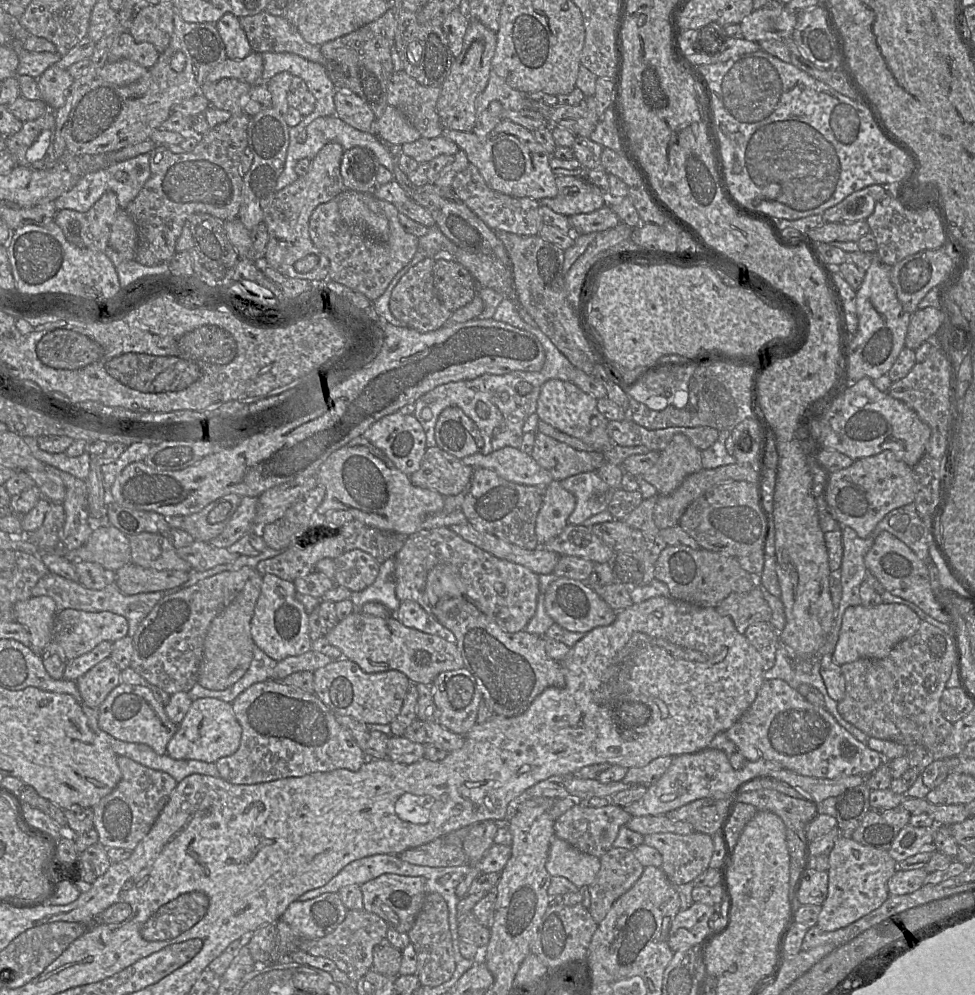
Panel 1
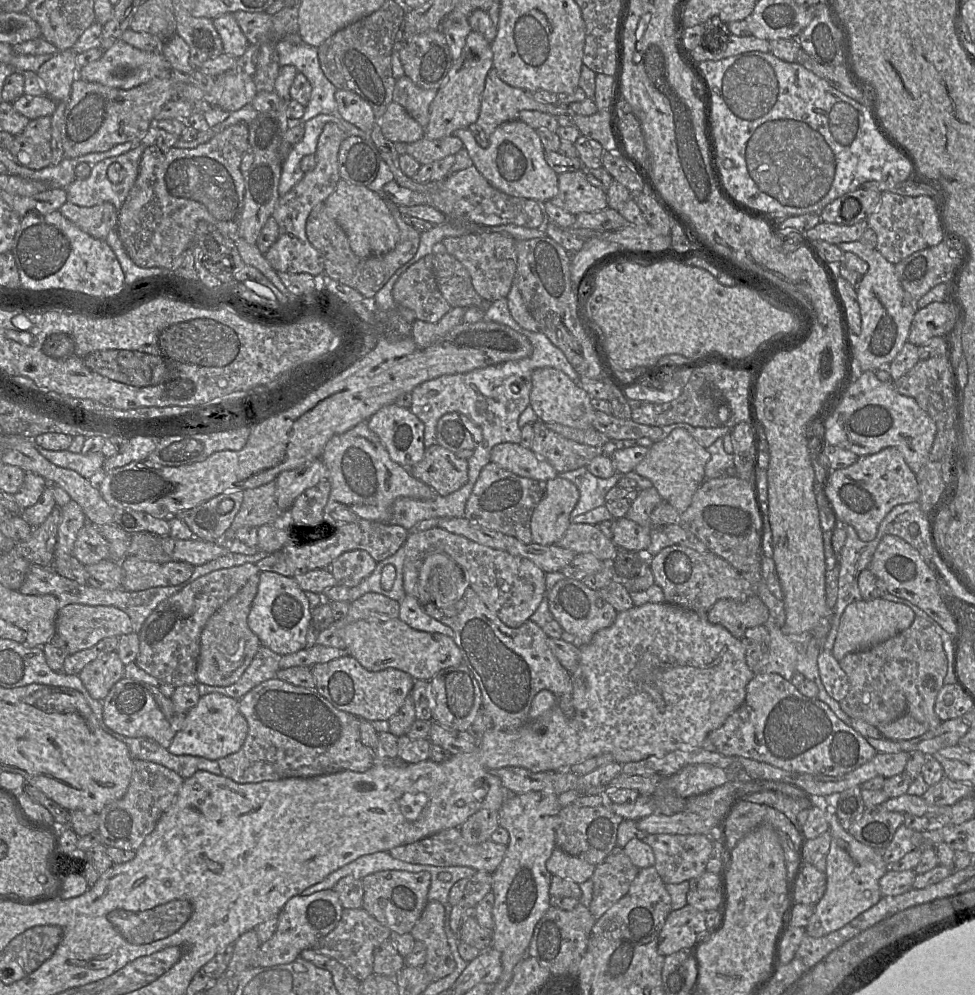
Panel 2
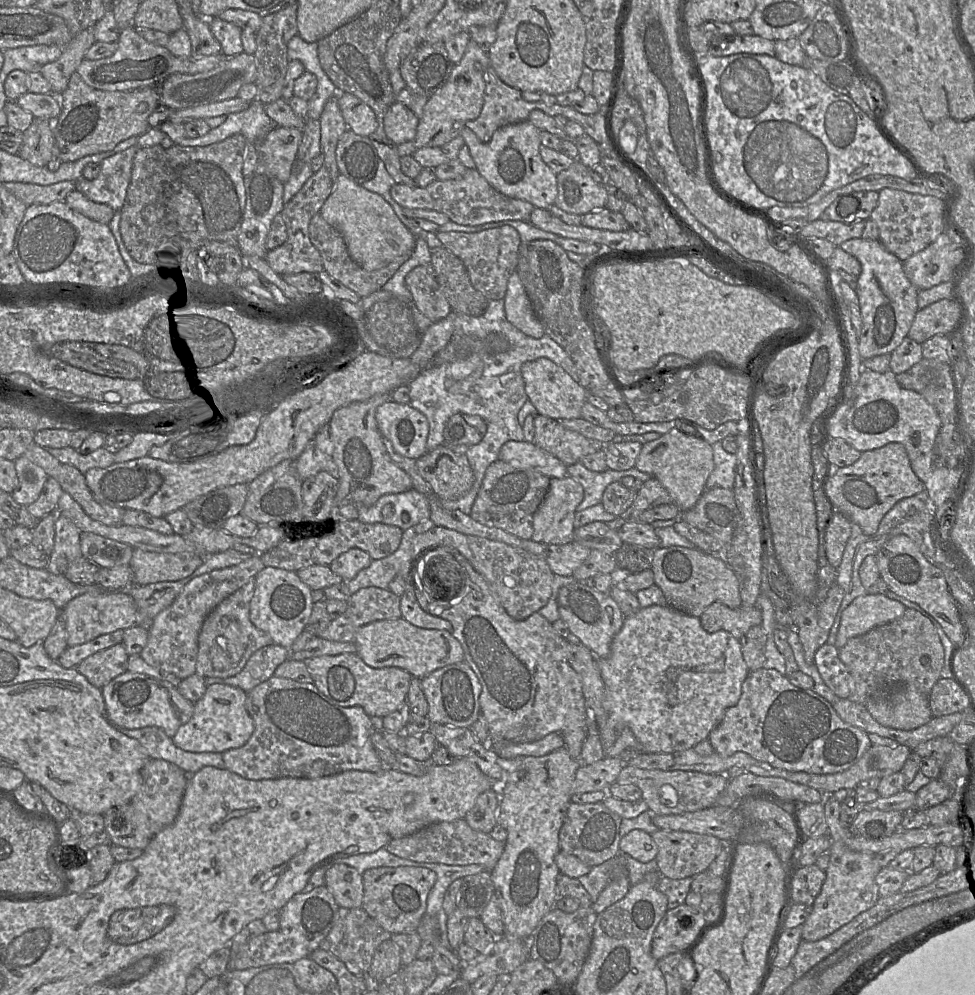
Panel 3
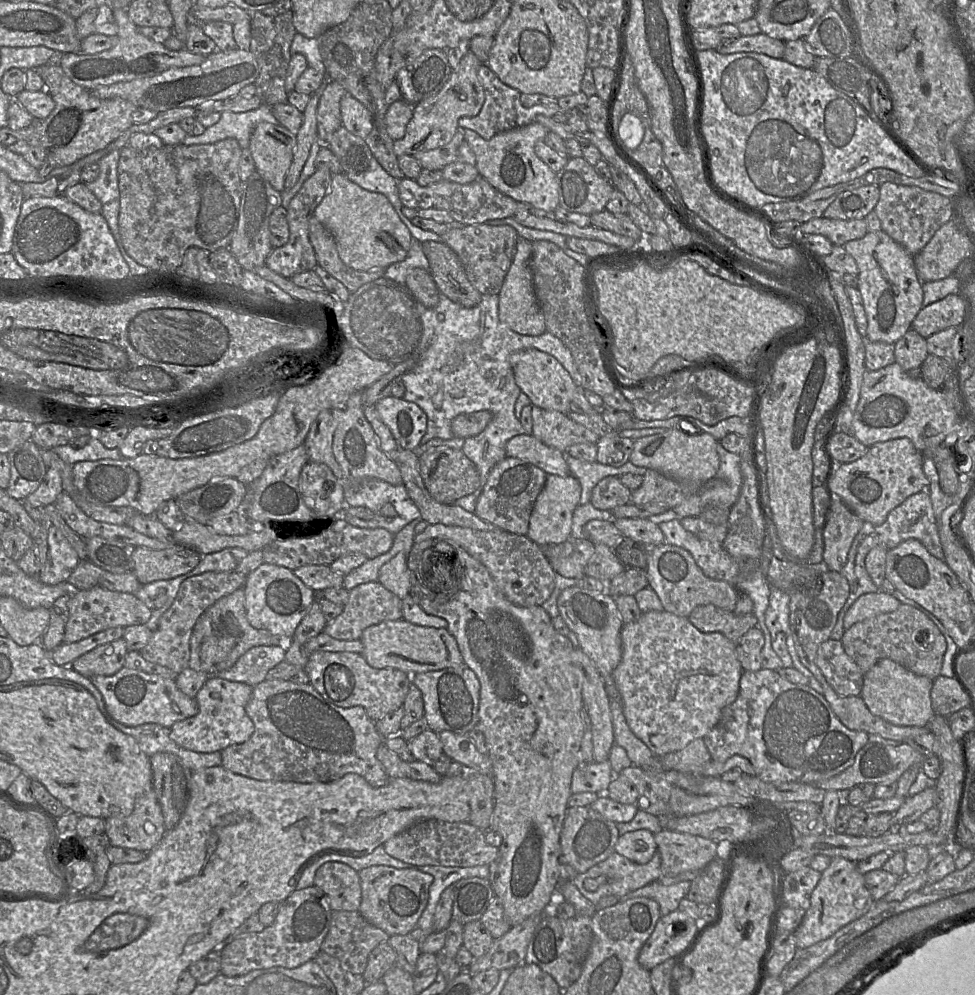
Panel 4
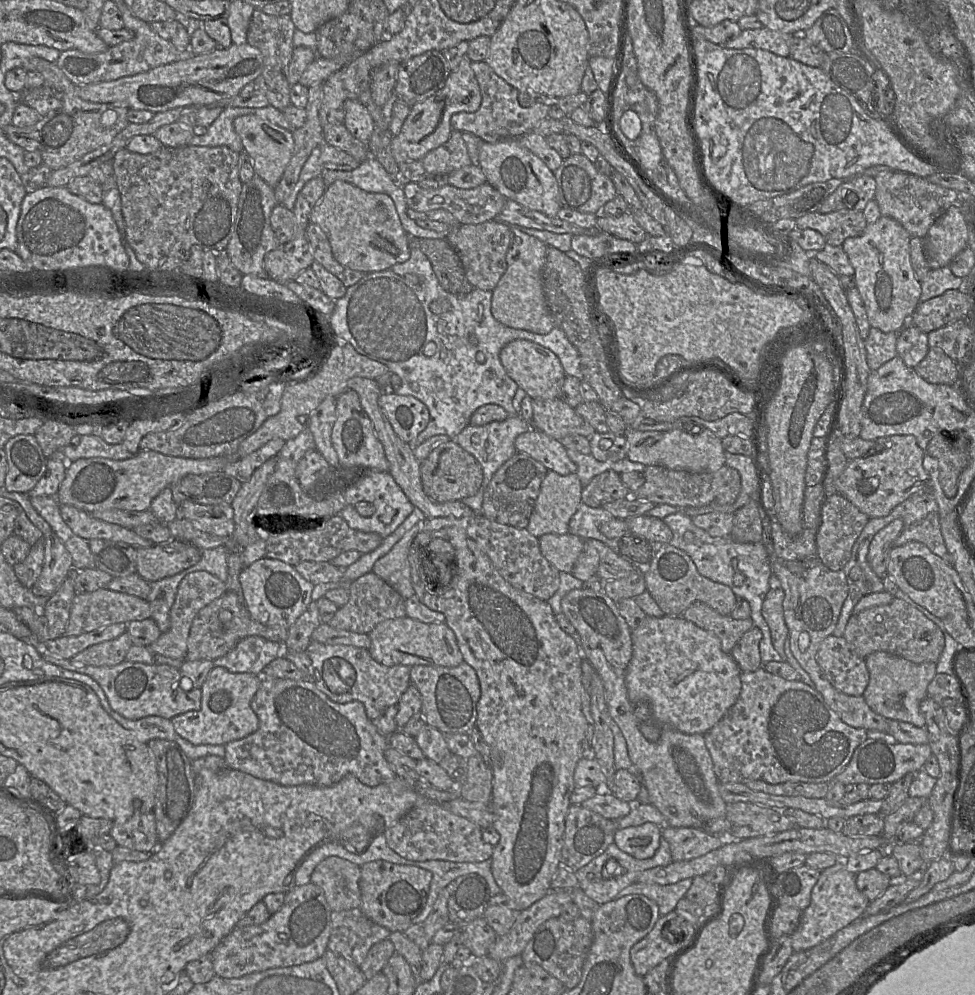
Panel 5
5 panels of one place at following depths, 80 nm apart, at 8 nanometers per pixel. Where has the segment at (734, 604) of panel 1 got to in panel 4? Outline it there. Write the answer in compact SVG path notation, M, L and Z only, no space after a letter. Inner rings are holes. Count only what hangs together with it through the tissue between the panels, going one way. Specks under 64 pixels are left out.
M712 604L695 607L688 619L701 632L722 633L733 643L737 643L749 629L757 627L758 622L753 613L736 615Z

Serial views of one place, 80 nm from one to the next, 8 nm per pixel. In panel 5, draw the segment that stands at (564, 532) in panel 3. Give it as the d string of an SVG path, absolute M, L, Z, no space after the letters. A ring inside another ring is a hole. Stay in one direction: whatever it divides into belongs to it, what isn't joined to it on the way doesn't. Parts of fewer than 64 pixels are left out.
M548 470L540 487L527 530L539 538L548 533L566 534L570 519L582 503L577 473L560 475Z

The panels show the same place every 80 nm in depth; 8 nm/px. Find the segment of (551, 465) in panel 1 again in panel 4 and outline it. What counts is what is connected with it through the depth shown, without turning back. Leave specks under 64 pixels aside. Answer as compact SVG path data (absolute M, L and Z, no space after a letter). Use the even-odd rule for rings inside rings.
M533 405L532 418L532 435L561 452L566 452L573 444L596 444L600 438L592 430L570 419L567 413Z

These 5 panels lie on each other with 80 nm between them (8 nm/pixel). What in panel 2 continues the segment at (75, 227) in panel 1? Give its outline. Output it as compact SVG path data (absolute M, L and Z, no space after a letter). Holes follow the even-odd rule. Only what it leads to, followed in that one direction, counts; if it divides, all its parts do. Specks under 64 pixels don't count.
M66 201L59 211L82 231L97 239L106 240L109 232L117 228L118 211L109 202L81 207Z

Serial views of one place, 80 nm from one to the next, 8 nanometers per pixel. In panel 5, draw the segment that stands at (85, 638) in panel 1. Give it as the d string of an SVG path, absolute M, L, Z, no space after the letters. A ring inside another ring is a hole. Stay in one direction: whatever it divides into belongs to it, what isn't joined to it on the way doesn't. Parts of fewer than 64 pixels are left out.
M101 588L94 592L77 593L74 597L66 636L78 636L116 623L130 623L151 618L148 601L127 593Z

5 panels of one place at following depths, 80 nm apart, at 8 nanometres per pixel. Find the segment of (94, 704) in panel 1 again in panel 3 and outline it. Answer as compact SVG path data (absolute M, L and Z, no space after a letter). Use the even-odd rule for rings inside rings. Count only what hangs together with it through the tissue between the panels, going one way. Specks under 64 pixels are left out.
M122 643L84 659L76 668L95 687L101 689L127 670L128 654Z

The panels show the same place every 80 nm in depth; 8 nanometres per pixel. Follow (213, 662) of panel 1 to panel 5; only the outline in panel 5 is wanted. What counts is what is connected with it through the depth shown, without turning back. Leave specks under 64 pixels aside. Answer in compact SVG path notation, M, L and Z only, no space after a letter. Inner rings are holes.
M227 591L202 608L193 619L188 640L186 660L211 660L226 655L235 645L248 636L260 636L269 641L284 643L288 629L268 626L254 620L237 593Z

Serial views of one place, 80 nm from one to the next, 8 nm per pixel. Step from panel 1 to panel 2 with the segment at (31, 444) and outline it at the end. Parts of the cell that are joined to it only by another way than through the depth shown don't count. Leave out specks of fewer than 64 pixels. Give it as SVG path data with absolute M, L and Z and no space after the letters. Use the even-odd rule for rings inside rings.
M35 442L38 452L51 463L66 469L71 469L98 487L98 479L104 472L103 465L105 457L102 452L83 455L81 453L73 453L69 450L51 451L42 448Z

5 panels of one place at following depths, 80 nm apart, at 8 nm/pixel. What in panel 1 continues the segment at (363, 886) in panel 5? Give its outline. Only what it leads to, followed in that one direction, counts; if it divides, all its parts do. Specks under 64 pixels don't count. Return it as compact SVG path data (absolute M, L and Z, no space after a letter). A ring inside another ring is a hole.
M383 874L361 885L364 910L382 918L389 928L408 933L421 911L426 893L424 877L410 877L397 874Z

